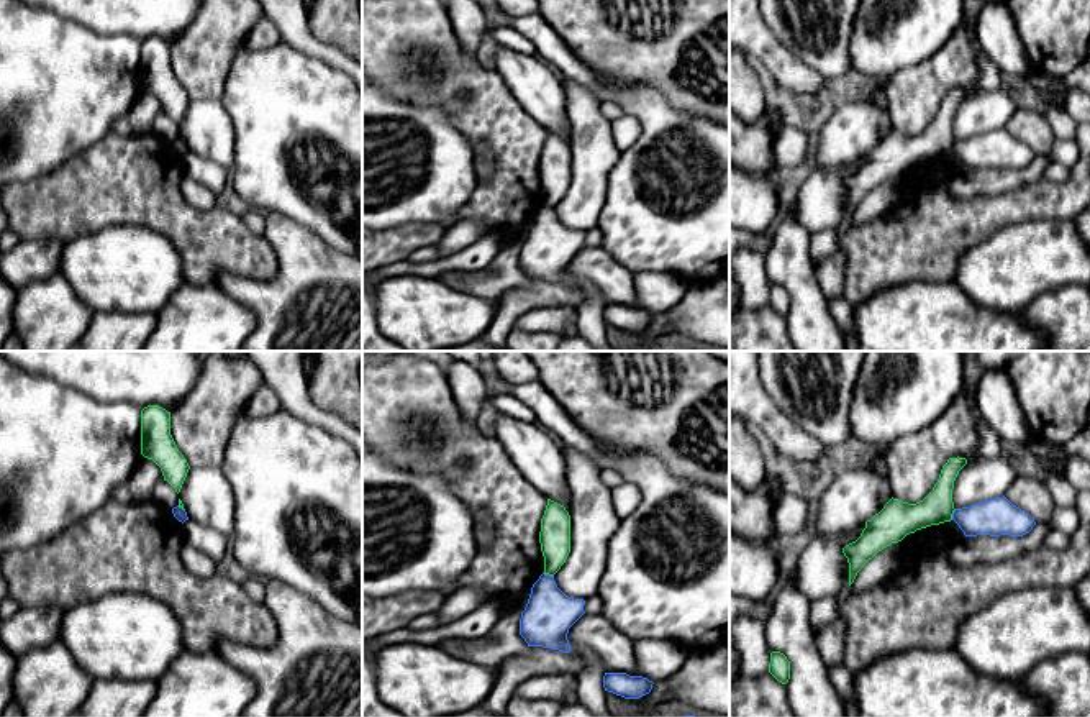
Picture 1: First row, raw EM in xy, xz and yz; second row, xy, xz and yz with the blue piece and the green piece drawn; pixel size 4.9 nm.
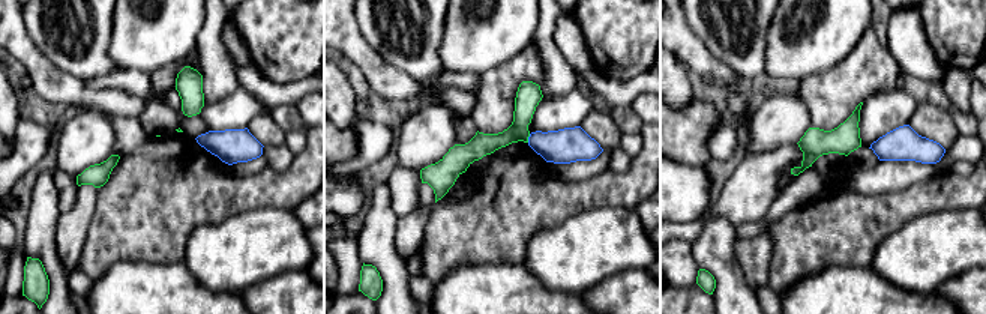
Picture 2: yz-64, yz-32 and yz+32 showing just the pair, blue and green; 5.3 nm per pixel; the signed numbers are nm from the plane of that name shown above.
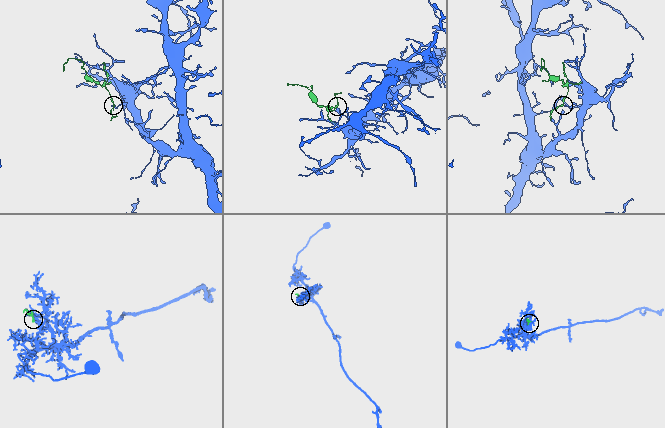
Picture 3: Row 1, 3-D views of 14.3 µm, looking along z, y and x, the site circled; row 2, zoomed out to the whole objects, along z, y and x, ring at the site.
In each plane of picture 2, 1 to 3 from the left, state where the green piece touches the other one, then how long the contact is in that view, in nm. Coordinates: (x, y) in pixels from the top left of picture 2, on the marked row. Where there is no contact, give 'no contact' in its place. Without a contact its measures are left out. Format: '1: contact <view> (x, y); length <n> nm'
1: no contact
2: contact yz-32 (529, 138); length 50 nm
3: no contact

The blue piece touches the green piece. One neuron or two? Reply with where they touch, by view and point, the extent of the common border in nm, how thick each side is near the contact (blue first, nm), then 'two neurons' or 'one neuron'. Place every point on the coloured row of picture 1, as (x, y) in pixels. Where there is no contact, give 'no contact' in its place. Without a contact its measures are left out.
contact yz (953, 514); length 60 nm; calibres 180 and 160 nm; two neurons

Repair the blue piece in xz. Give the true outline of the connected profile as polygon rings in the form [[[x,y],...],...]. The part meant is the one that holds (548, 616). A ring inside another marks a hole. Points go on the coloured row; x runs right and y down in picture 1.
[[[541,574],[520,619],[520,635],[528,646],[570,651],[569,628],[585,614],[585,601],[565,596],[554,576]]]

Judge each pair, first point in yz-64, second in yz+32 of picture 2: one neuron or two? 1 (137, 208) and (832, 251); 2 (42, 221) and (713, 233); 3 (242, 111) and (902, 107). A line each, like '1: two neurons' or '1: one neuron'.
1: one neuron
2: one neuron
3: one neuron

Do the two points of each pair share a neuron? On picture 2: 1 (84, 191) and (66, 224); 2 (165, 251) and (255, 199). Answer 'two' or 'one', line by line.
1: one
2: one

